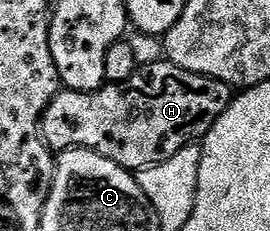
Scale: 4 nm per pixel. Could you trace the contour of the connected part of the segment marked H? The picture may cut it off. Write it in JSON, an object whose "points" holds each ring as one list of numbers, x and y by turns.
{"points":[[168,59,160,60,138,68,131,79,107,83,94,93,62,88,41,117,41,138,54,151,90,149,130,171,163,163,175,151,200,142,227,111,235,90,222,81,183,71]]}

